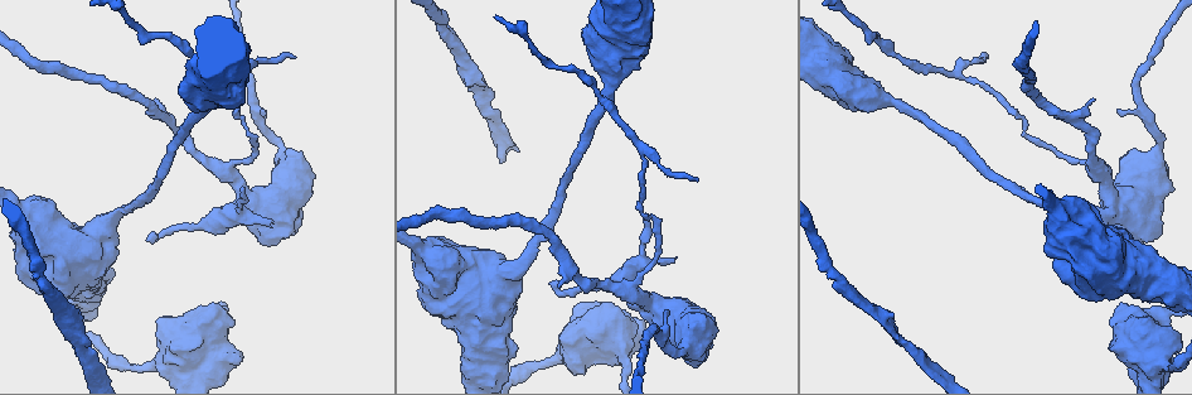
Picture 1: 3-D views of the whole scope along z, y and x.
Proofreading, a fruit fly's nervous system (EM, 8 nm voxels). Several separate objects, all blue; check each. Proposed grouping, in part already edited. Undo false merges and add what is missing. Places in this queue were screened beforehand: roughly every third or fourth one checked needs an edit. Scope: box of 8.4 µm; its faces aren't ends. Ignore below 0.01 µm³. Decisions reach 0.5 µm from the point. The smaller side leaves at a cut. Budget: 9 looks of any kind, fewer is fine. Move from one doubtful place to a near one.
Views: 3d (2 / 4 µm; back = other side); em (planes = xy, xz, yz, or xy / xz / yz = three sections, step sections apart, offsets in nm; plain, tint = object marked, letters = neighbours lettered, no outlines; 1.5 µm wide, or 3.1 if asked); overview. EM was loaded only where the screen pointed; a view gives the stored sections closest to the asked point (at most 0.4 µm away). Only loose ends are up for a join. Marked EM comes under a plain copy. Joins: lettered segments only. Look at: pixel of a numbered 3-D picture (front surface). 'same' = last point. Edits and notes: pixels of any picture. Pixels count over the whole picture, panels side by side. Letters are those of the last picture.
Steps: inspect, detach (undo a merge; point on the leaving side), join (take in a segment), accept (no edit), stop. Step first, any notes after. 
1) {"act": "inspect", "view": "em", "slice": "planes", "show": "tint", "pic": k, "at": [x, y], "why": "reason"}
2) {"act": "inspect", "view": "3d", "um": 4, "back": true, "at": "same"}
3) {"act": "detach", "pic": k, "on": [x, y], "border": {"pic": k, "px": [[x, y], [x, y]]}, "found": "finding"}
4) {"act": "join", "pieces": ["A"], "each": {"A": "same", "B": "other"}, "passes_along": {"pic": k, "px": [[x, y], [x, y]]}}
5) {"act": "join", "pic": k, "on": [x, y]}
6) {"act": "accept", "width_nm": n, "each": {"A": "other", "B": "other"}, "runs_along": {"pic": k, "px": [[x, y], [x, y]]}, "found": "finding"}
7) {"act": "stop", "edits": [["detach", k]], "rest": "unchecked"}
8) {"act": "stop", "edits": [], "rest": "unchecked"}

{"act": "inspect", "view": "em", "slice": "planes", "show": "tint", "pic": 1, "at": [641, 149], "why": "arms part here"}

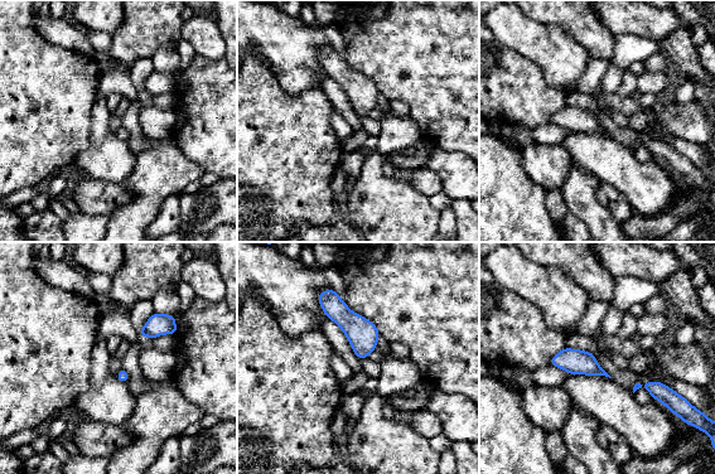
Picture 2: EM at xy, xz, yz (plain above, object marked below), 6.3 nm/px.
{"act": "inspect", "view": "em", "slice": "planes", "show": "letters", "at": "same", "why": "what lies round it"}

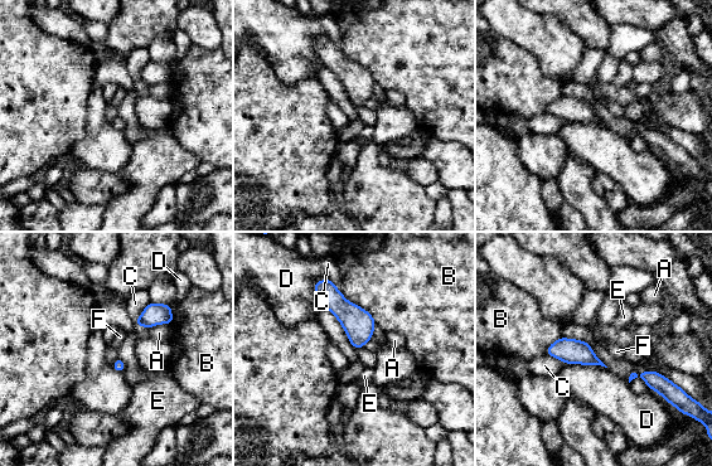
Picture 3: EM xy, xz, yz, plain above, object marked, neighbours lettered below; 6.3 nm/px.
{"act": "accept", "each": {"A": "other", "B": "other", "C": "other", "D": "other", "E": "other", "F": "other"}, "border": {"pic": 3, "px": [[566, 363], [600, 364], [606, 368]]}, "found": "all the same neuron"}

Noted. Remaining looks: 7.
{"act": "inspect", "view": "3d", "um": 2, "pic": 1, "at": [1181, 313], "why": "sudden change in width"}

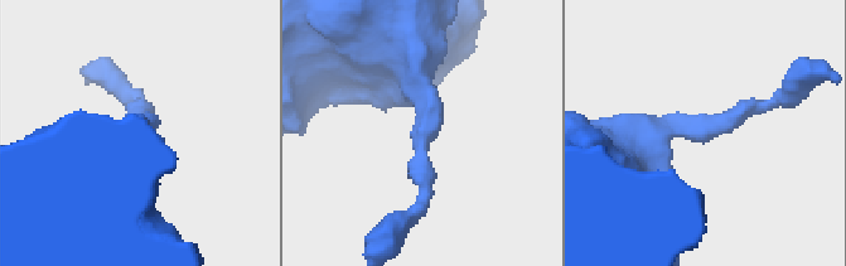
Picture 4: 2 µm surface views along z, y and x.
{"act": "inspect", "view": "em", "slice": "yz", "step": 8, "show": "tint", "pic": 4, "at": [702, 130], "why": "now the EM"}

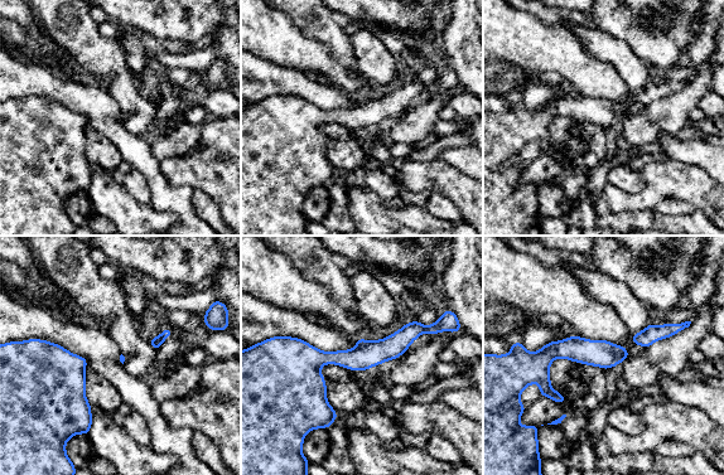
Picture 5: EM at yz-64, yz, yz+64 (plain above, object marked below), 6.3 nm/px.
{"act": "inspect", "view": "em", "slice": "planes", "show": "letters", "at": "same", "why": "cut it another way"}

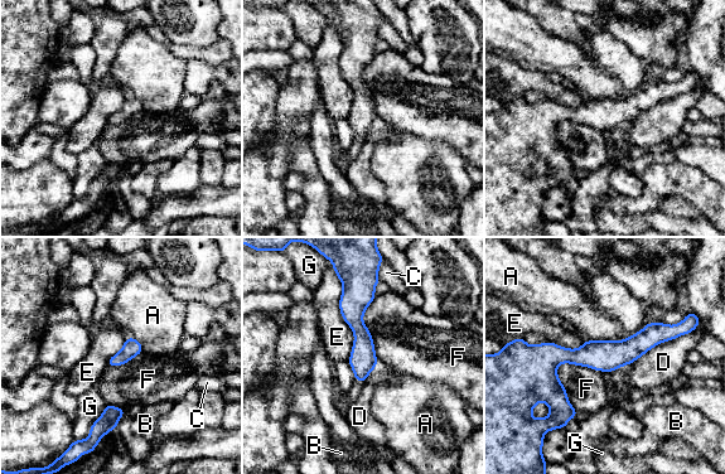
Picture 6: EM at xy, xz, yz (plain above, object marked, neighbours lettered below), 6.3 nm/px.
{"act": "accept", "each": {"A": "other", "B": "other", "C": "other", "D": "other", "E": "other", "F": "other", "G": "other"}, "found": "one neuron here"}

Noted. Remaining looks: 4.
{"act": "inspect", "view": "em", "slice": "yz", "step": 8, "show": "tint", "pic": 1, "at": [673, 261], "why": "free end"}

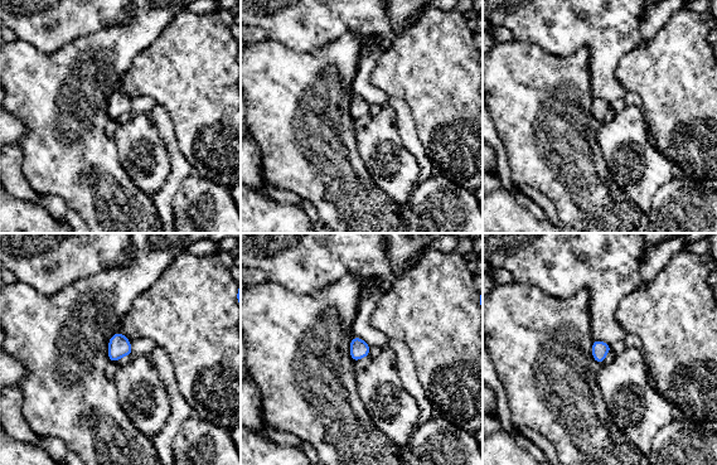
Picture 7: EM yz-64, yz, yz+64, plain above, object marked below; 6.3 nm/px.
{"act": "inspect", "view": "em", "slice": "planes", "show": "tint", "at": "same"}

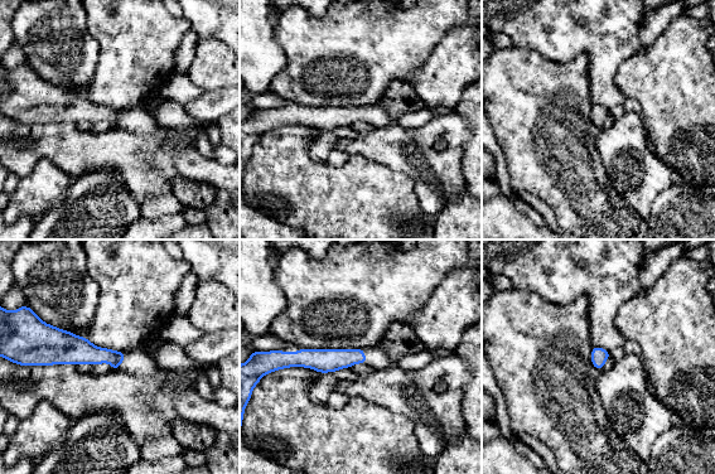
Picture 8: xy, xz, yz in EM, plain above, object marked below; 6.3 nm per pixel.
{"act": "inspect", "view": "em", "slice": "planes", "show": "letters", "at": "same", "why": "what lies round it"}

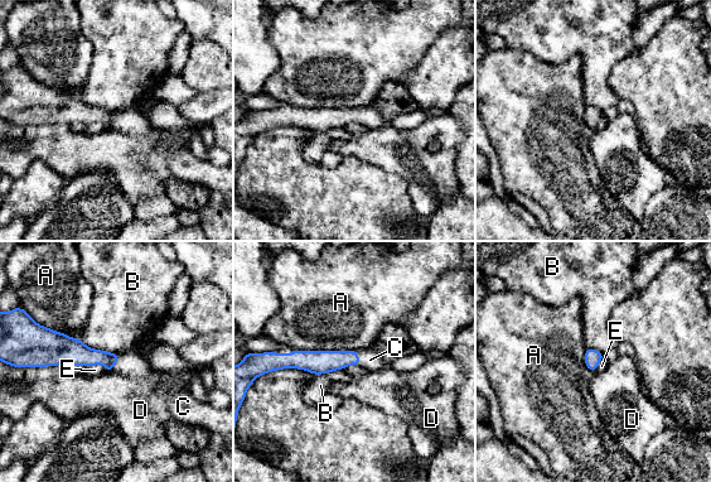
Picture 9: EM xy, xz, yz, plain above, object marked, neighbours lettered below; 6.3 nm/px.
{"act": "join", "pieces": ["C"], "width_nm": 110, "each": {"A": "other", "B": "other", "C": "same", "D": "other", "E": "other"}, "passes_along": {"pic": 9, "px": [[78, 353], [116, 361], [131, 365]]}, "found": "the neuron continues"}

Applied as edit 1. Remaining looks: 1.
{"act": "stop", "edits": [["join", 9]], "rest": "unchecked"}

